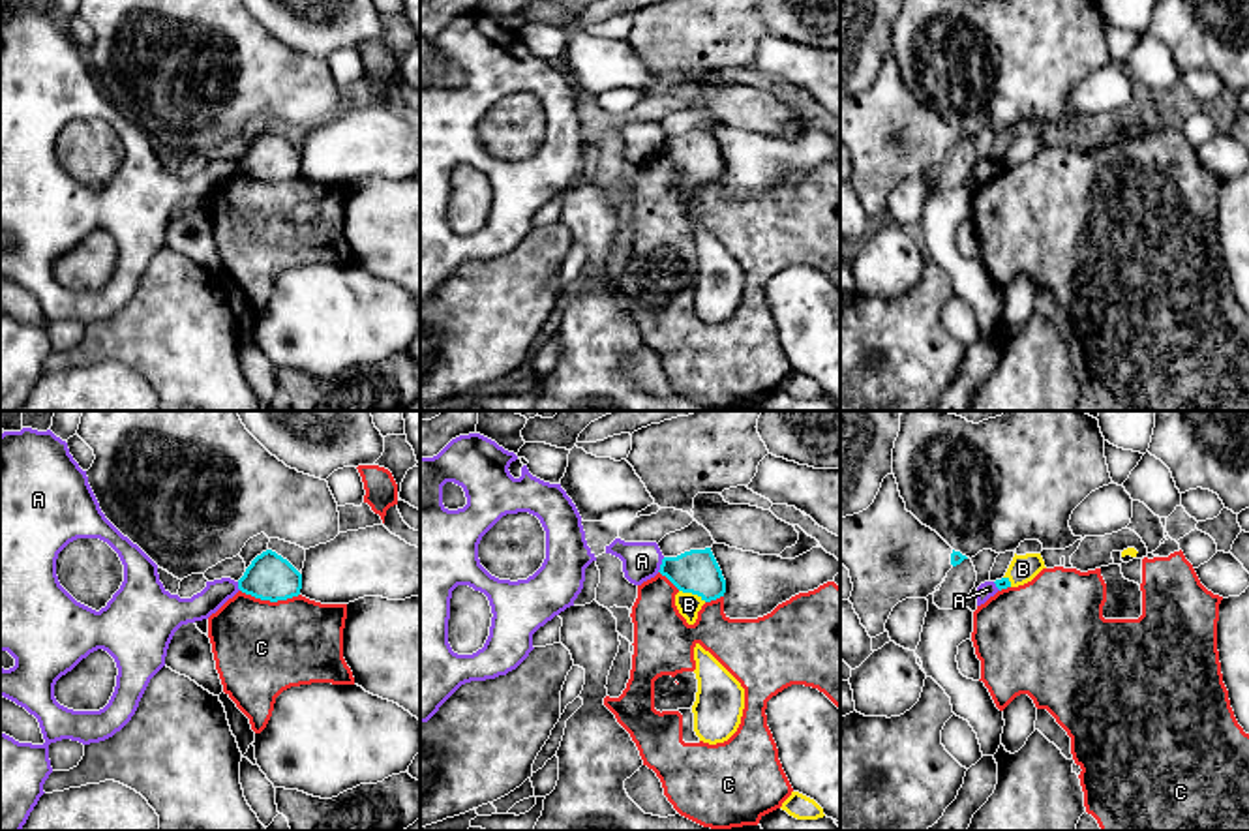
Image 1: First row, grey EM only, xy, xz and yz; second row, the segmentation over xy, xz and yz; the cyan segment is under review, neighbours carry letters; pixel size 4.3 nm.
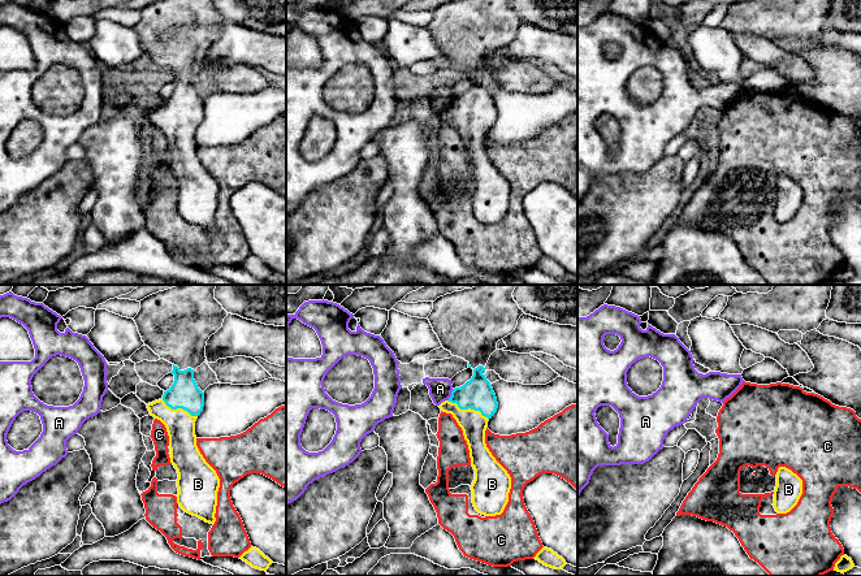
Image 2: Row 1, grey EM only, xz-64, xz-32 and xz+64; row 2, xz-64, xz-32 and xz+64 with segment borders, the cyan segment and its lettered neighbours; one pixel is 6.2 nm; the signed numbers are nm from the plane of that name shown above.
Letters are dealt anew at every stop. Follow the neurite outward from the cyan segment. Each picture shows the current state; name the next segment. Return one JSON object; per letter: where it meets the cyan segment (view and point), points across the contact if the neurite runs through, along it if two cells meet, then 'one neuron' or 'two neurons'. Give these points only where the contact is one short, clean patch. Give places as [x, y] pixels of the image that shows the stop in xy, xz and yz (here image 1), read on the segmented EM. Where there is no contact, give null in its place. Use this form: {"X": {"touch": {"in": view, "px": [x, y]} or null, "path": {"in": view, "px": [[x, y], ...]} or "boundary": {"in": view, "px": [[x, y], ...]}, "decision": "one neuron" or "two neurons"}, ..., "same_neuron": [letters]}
{"A": {"touch": {"in": "xz", "px": [661, 565]}, "boundary": {"in": "xz", "px": [[664, 558], [657, 571]]}, "decision": "two neurons"}, "B": {"touch": {"in": "xz", "px": [692, 593]}, "decision": "one neuron"}, "C": {"touch": {"in": "xy", "px": [270, 601]}, "boundary": {"in": "xy", "px": [[240, 589], [270, 601], [285, 601], [299, 595]]}, "decision": "two neurons"}, "same_neuron": ["B"]}

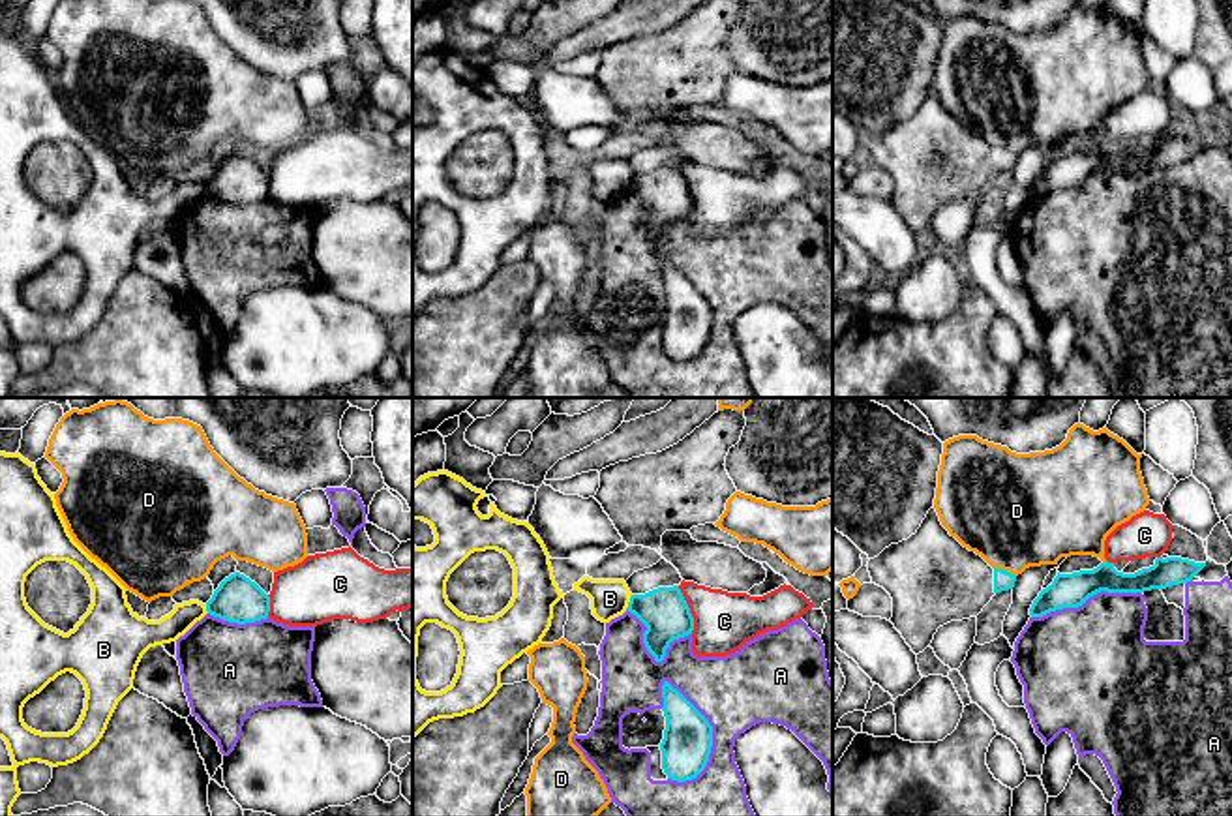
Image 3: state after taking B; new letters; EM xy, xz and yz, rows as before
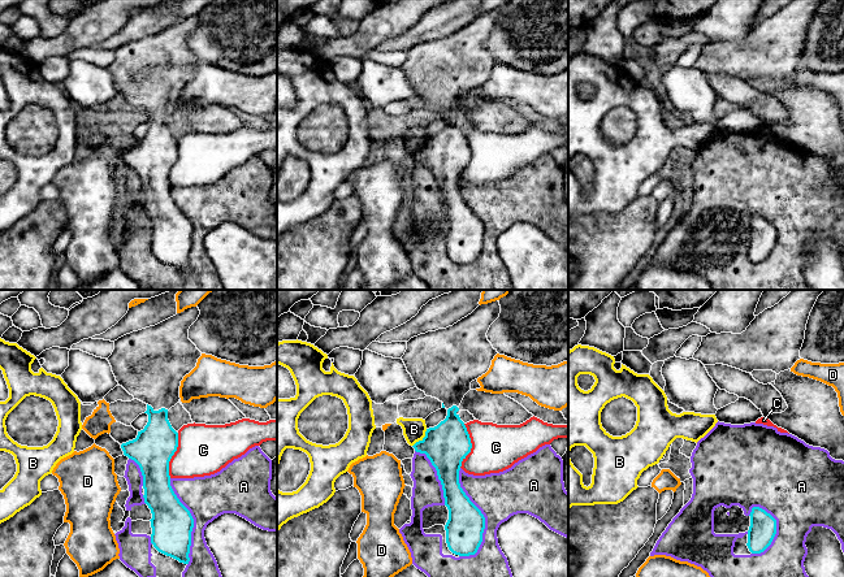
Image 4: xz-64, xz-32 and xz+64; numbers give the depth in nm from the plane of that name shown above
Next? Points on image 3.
{"A": {"touch": {"in": "xz", "px": [711, 734]}, "decision": "two neurons"}, "B": {"touch": {"in": "xz", "px": [629, 603]}, "boundary": {"in": "xz", "px": [[632, 595], [625, 608]]}, "decision": "two neurons"}, "C": {"touch": {"in": "xz", "px": [689, 610]}, "decision": "two neurons"}, "D": {"touch": {"in": "yz", "px": [1006, 571]}, "decision": "two neurons"}, "same_neuron": []}

